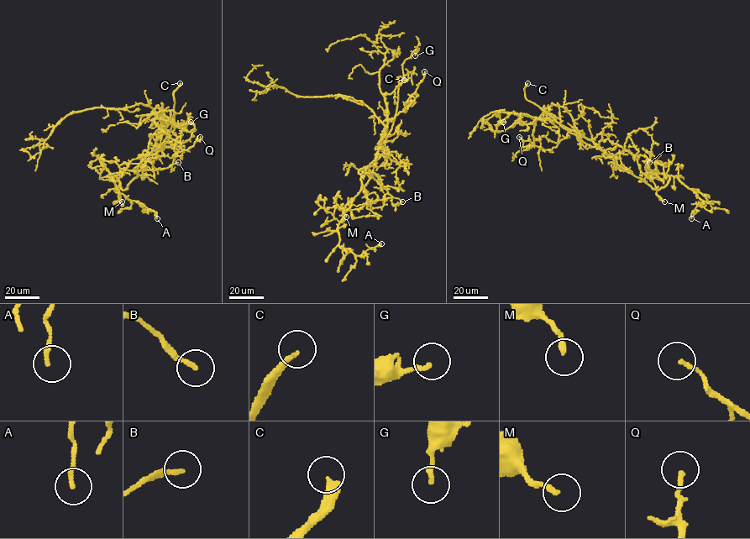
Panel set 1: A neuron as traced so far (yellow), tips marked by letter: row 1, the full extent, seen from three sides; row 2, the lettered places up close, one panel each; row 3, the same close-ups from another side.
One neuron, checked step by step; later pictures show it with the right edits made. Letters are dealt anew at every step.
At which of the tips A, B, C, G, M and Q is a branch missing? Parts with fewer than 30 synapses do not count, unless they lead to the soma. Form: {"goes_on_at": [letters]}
{"goes_on_at": ["C"]}

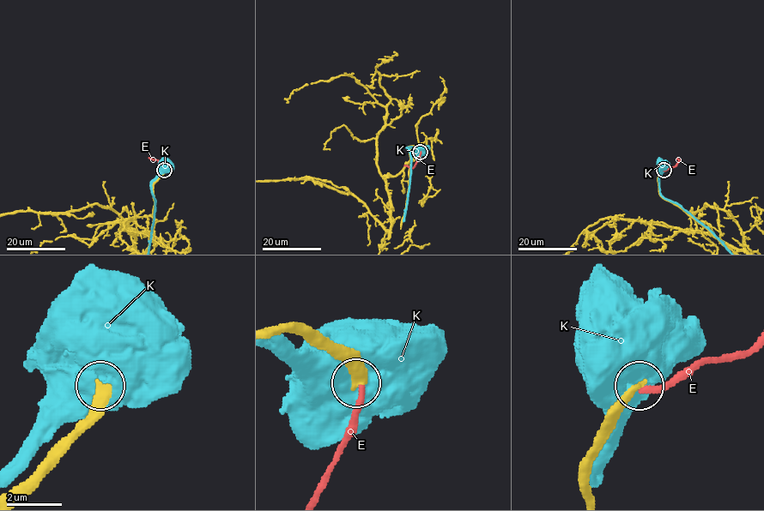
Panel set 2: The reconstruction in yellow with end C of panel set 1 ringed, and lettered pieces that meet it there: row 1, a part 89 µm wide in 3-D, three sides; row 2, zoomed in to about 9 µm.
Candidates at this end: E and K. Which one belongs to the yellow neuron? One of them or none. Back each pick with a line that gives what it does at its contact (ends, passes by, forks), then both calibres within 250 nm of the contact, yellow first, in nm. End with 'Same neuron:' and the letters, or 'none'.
Same neuron: none

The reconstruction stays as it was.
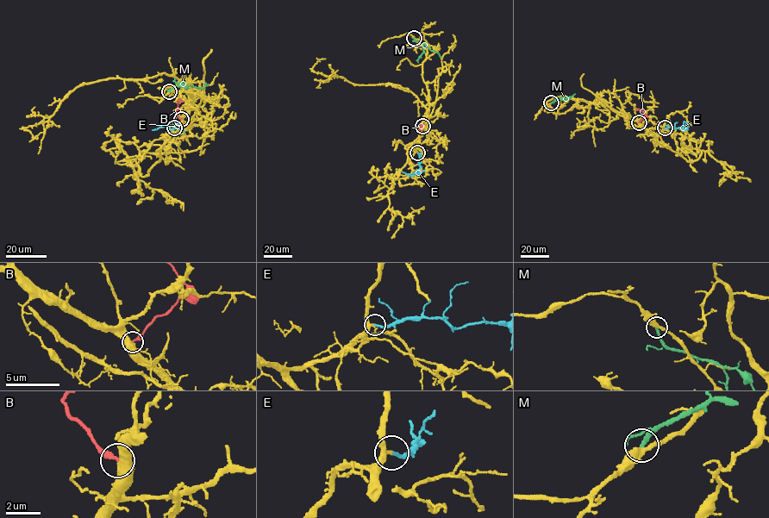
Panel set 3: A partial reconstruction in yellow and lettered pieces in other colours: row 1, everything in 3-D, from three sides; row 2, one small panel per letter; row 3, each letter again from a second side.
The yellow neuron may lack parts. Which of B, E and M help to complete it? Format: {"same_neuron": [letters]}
{"same_neuron": ["E"]}

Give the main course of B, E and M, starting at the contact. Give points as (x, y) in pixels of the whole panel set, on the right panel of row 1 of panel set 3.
B: (639, 122), (646, 115), (640, 109), (636, 110)
E: (665, 127), (685, 129), (687, 127), (684, 130)
M: (551, 102), (555, 99), (565, 101), (570, 97)

